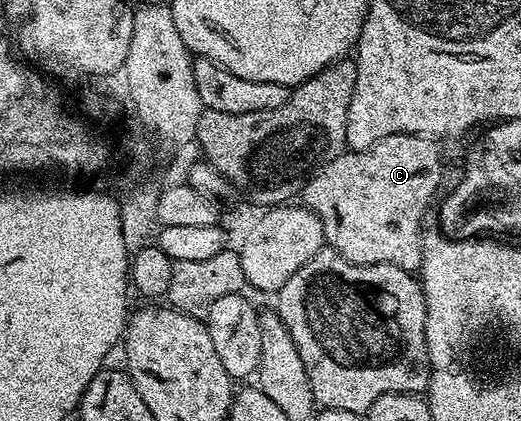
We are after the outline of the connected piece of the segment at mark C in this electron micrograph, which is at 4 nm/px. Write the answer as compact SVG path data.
M405 132L404 134L390 136L387 140L381 140L380 143L372 145L371 148L365 148L359 152L353 150L343 151L341 156L338 156L334 160L329 160L323 168L318 169L307 180L306 187L300 193L300 200L305 207L311 208L320 218L322 229L326 235L326 244L333 251L338 252L345 260L353 264L391 264L392 266L400 266L408 273L417 273L422 266L422 238L424 235L422 215L425 214L426 207L430 204L430 199L434 195L436 195L435 197L439 195L438 187L442 184L442 156L438 153L438 148L434 144L437 143L431 137L413 136Z

